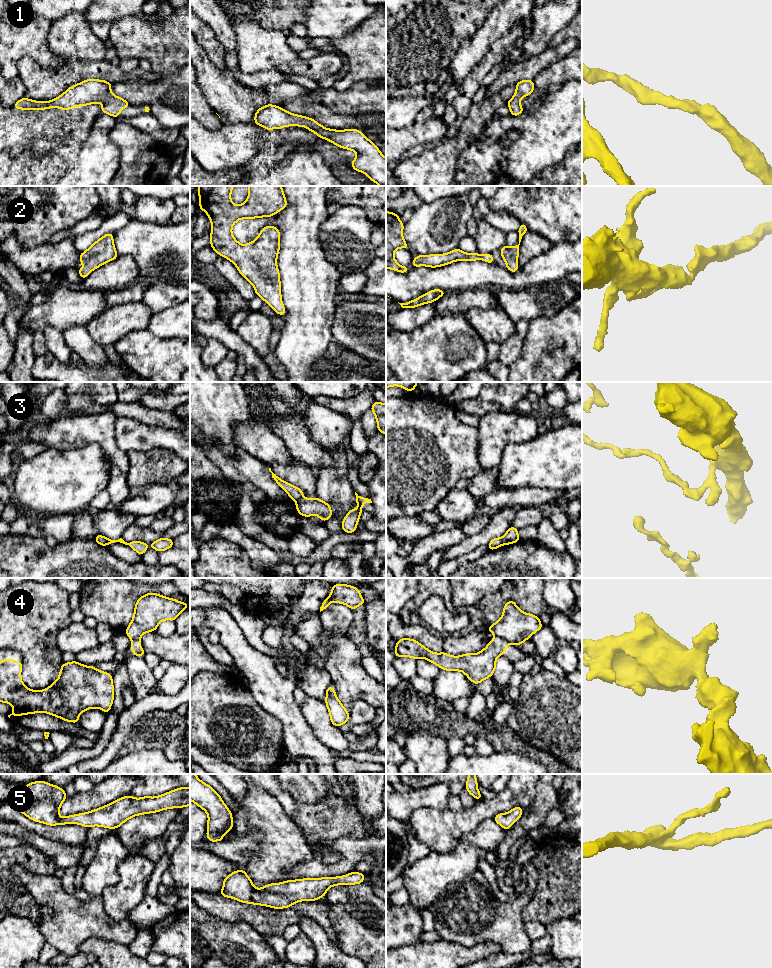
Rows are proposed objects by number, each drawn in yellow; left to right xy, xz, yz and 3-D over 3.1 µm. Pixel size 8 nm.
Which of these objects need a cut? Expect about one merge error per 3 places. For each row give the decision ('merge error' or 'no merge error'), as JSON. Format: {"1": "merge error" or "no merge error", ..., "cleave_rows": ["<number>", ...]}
{"1": "no merge error", "2": "no merge error", "3": "merge error", "4": "merge error", "5": "no merge error", "cleave_rows": ["3", "4"]}

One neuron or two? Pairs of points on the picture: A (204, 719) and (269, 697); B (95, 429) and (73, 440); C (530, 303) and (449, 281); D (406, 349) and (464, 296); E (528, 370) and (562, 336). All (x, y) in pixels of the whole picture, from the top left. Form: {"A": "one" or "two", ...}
{"A": "two", "B": "one", "C": "two", "D": "two", "E": "one"}

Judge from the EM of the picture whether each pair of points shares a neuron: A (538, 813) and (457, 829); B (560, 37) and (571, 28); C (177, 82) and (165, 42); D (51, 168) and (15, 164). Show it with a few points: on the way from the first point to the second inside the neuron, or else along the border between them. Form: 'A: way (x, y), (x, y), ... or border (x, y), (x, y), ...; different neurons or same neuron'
A: border (536, 790), (533, 801), (523, 810); different neurons
B: way (563, 35), (568, 31); same neuron
C: border (179, 69), (167, 76), (158, 78); different neurons
D: way (42, 168), (24, 165); same neuron

